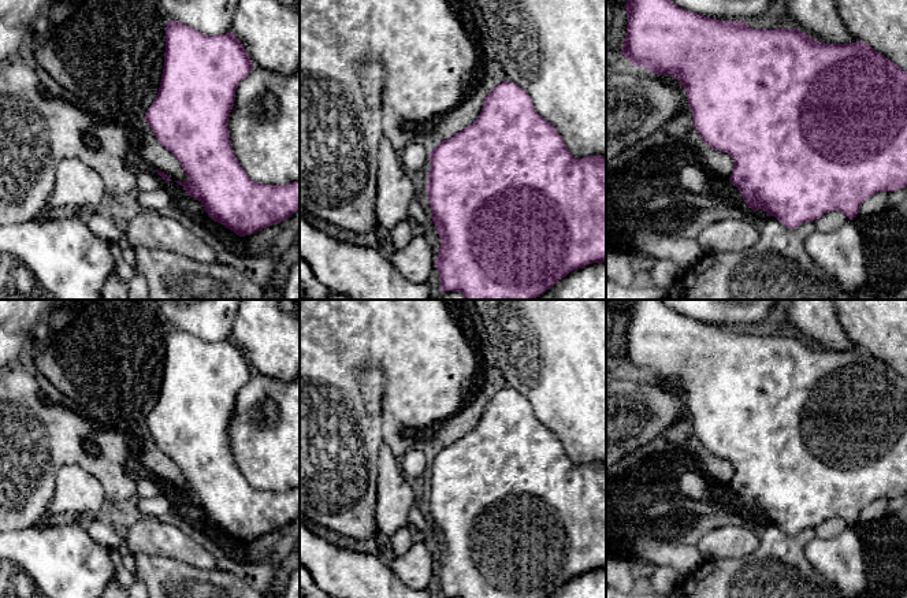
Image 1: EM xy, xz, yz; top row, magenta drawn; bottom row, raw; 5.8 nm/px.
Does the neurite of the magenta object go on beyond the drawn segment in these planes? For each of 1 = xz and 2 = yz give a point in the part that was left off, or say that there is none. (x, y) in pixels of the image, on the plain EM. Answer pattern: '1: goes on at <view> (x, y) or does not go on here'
1: does not go on here
2: does not go on here

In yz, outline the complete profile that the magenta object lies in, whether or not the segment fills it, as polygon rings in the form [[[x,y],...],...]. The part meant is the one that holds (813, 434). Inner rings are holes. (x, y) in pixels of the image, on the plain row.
[[[635,300],[624,313],[628,330],[621,360],[633,372],[644,374],[659,382],[672,382],[684,393],[698,441],[710,454],[725,458],[733,465],[735,472],[729,489],[737,494],[744,509],[754,519],[763,516],[766,523],[774,523],[787,535],[798,535],[802,530],[815,528],[832,517],[840,517],[852,527],[869,504],[878,498],[896,498],[907,493],[907,378],[870,352],[862,348],[825,350],[796,334],[766,337],[750,334],[746,328],[720,327],[683,316],[661,300]]]

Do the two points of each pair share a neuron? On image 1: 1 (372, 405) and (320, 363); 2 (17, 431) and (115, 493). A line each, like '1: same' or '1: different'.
1: different
2: same

